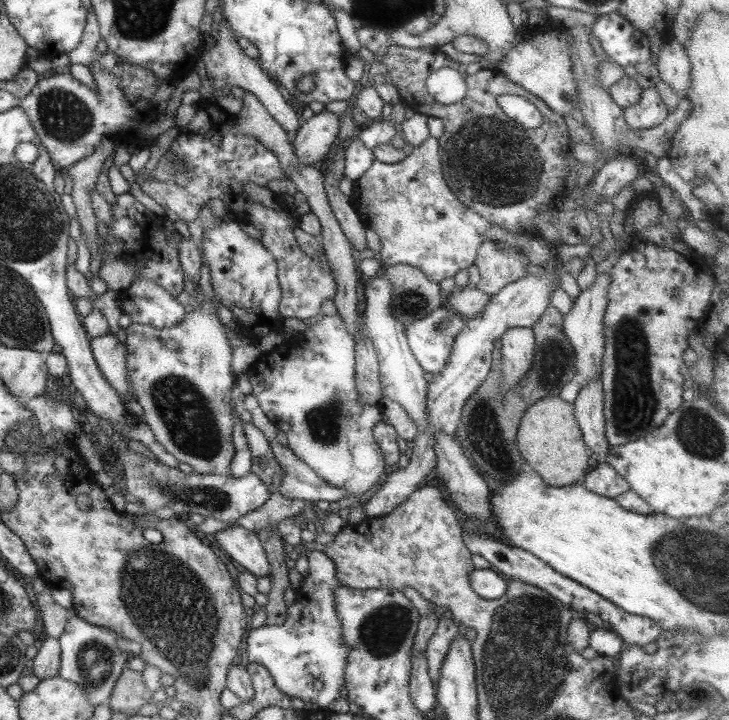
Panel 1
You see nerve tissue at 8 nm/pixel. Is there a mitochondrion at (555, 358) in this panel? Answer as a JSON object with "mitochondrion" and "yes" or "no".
{"mitochondrion":"yes"}

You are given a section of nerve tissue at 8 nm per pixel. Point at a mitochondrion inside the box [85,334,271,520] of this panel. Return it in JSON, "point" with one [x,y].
{"point":[185,412]}

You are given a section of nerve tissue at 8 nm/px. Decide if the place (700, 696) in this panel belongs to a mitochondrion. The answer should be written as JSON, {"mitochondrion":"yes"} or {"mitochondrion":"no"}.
{"mitochondrion":"yes"}

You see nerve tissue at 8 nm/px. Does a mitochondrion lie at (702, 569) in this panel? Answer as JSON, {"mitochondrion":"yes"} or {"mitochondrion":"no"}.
{"mitochondrion":"yes"}

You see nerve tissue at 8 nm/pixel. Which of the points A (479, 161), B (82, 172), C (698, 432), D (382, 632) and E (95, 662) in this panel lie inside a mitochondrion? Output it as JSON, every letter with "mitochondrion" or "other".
{"A":"mitochondrion","B":"other","C":"mitochondrion","D":"mitochondrion","E":"mitochondrion"}

